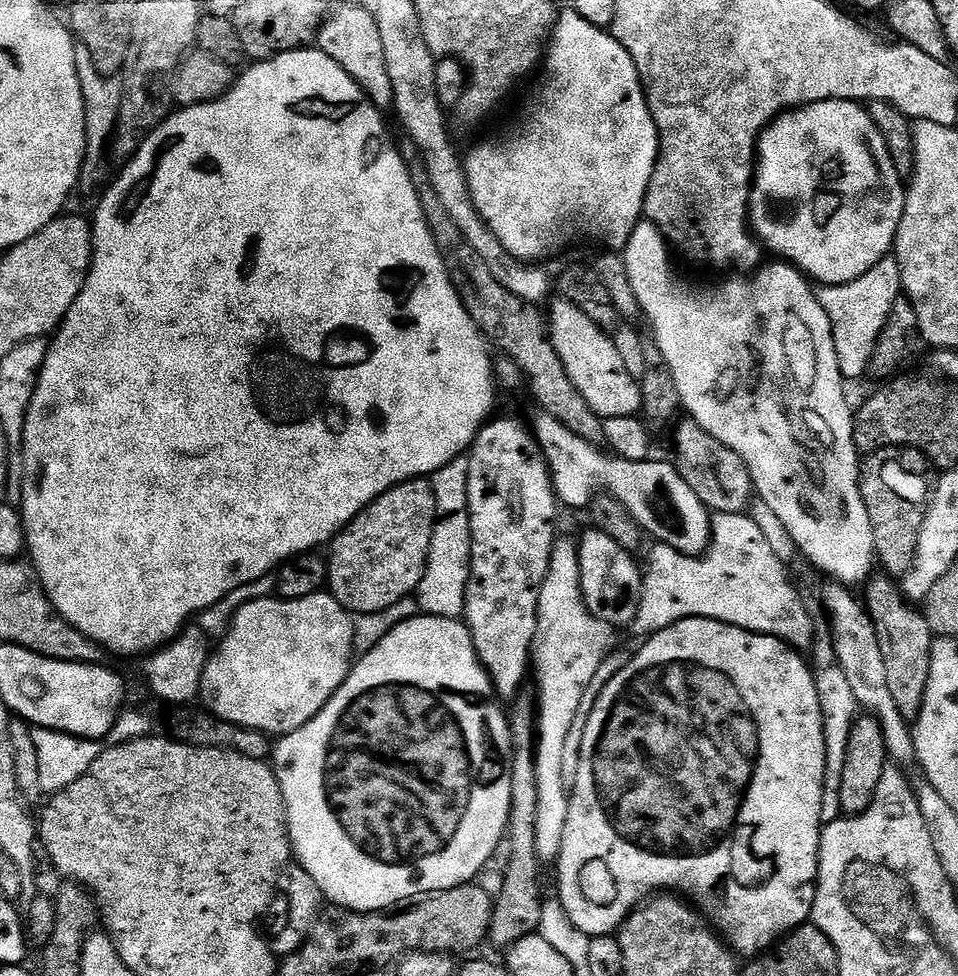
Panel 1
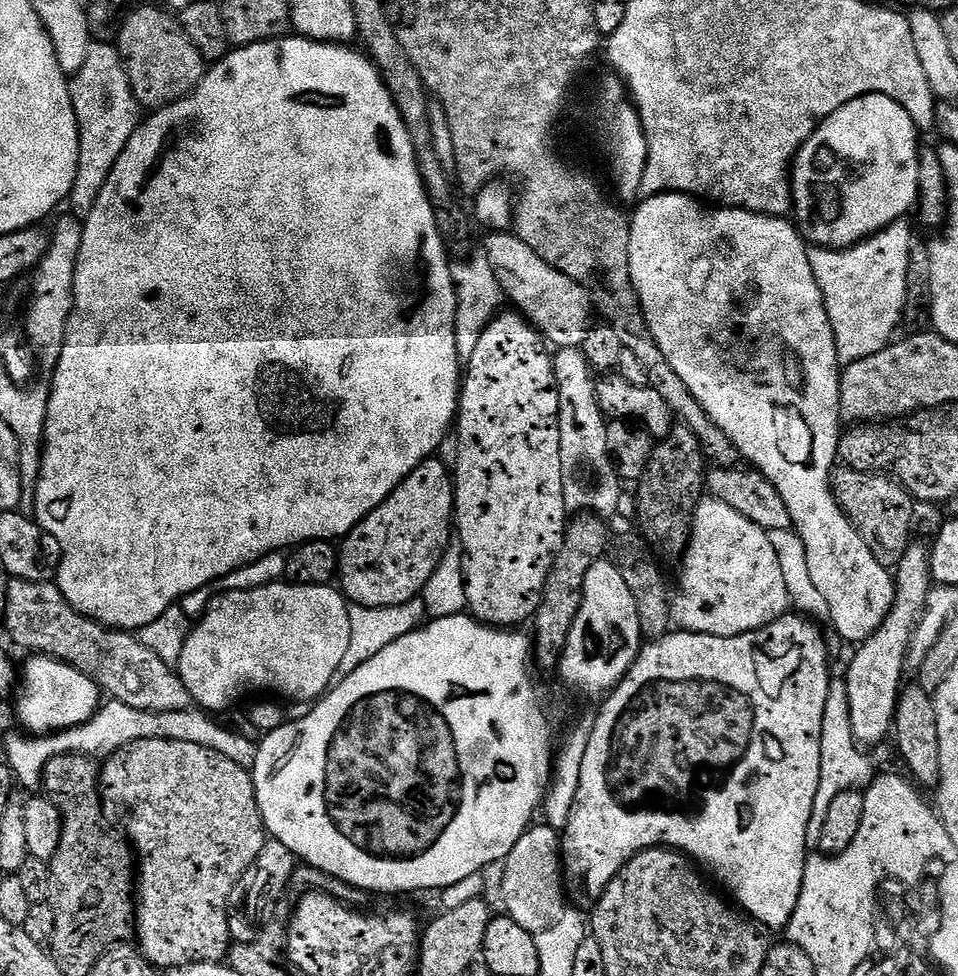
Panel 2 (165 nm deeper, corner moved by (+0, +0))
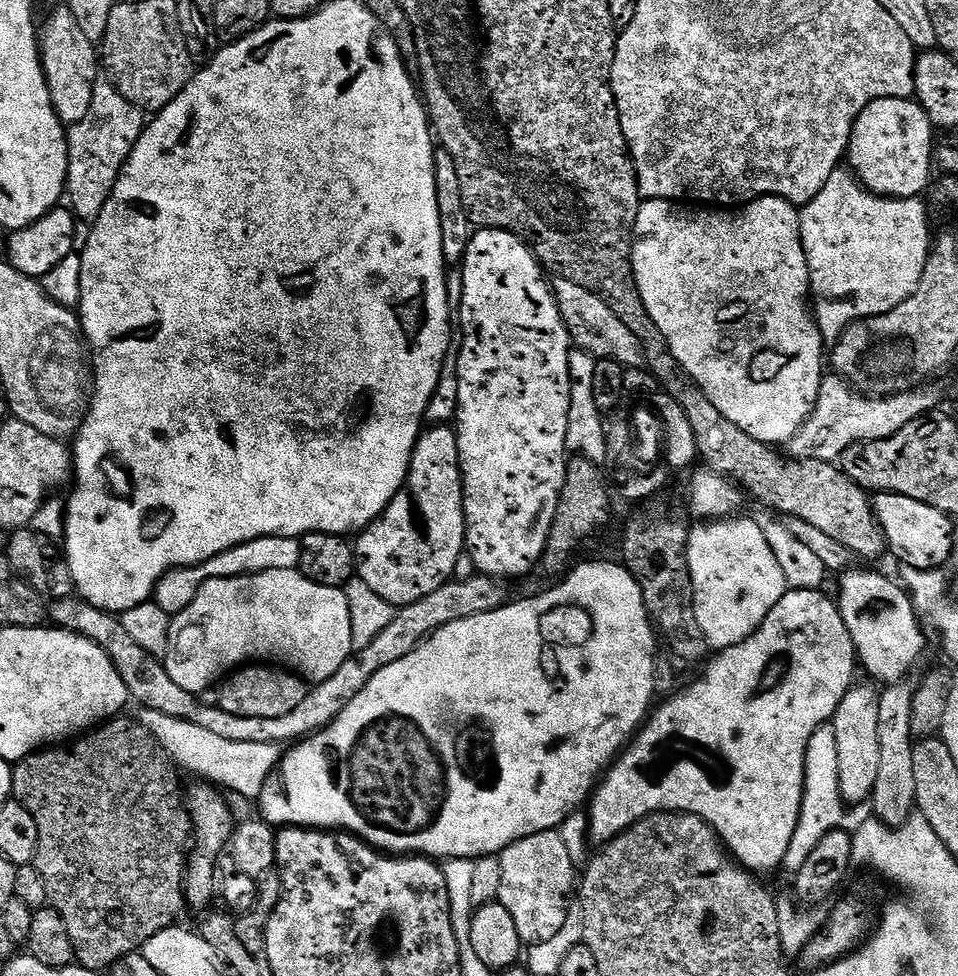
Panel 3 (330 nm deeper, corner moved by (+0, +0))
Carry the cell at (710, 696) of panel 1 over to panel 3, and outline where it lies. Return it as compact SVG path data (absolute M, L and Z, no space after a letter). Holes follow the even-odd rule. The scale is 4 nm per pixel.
M794 589L785 592L784 597L778 602L778 606L774 606L774 610L770 610L770 614L755 634L738 642L738 646L730 646L717 651L707 661L706 667L699 673L701 676L693 684L688 684L685 688L683 685L675 695L660 704L661 708L656 706L649 711L648 719L640 725L639 732L628 741L616 763L604 773L600 783L596 786L596 791L590 797L586 815L588 817L588 835L593 845L608 844L642 818L653 816L656 812L689 812L695 816L701 816L716 831L721 844L731 853L741 868L746 868L753 874L761 874L760 872L772 872L783 865L786 850L790 850L790 842L794 838L794 830L798 826L798 818L802 810L804 779L806 778L806 750L810 746L810 738L814 738L814 730L818 730L823 724L831 721L842 698L846 698L846 694L857 679L855 676L856 668L858 672L858 657L854 638L850 636L850 630L846 630L846 622L842 618L837 601L833 597L831 600L830 597L823 596L823 594L823 591L814 589Z

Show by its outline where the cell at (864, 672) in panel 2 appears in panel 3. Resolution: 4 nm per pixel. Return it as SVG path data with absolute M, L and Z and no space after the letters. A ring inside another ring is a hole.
M857 683L842 698L838 710L831 718L831 726L838 737L838 786L844 803L851 806L863 804L871 797L874 782L878 782L878 769L880 768L880 744L878 742L878 706L880 705L880 692L872 689L871 683Z

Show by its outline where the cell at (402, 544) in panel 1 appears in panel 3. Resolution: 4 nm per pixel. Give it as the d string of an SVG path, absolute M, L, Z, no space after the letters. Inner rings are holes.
M428 426L416 440L412 461L408 467L408 477L404 485L396 491L396 497L389 502L384 513L355 537L356 576L366 586L374 589L374 594L386 598L386 602L397 606L413 604L426 594L434 594L457 575L456 567L460 556L465 555L464 543L464 479L460 473L460 451L456 429L452 426Z

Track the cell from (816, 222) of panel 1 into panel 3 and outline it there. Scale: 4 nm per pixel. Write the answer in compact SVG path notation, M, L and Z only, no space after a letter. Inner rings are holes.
M882 98L870 102L870 106L862 110L848 144L846 164L875 196L920 198L925 195L932 178L933 143L930 118L915 99Z

